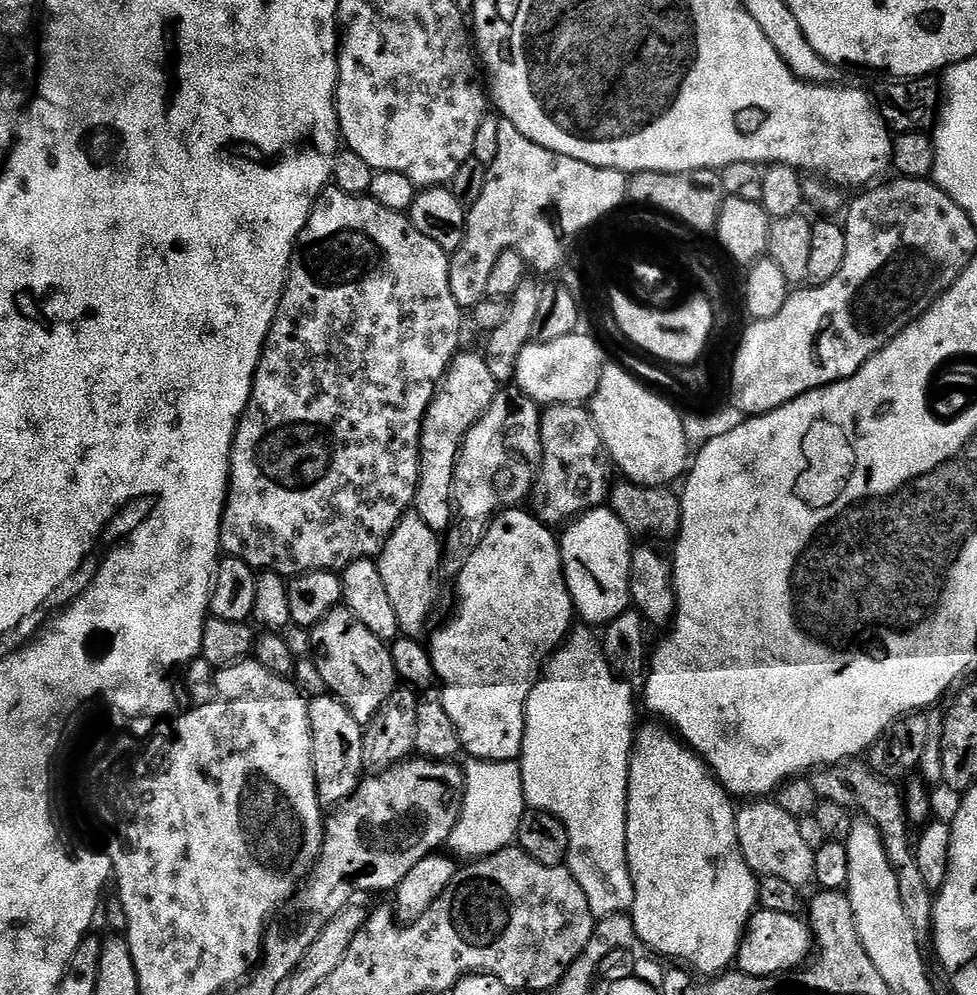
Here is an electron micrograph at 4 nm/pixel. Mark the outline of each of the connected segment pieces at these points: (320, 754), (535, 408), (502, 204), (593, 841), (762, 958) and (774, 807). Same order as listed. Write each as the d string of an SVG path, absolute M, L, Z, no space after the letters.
M317 694L308 700L312 735L312 769L321 805L339 806L349 799L365 775L364 728L344 703L331 694Z
M508 387L505 392L504 389L497 391L492 405L465 434L460 457L456 459L452 498L458 509L458 522L453 523L446 533L446 543L442 548L442 564L445 569L463 568L470 553L484 537L484 531L492 523L493 516L506 508L523 505L536 483L542 448L542 408L519 388Z
M501 119L500 125L498 126L498 154L494 154L494 162L487 165L485 185L482 187L482 194L480 194L478 200L467 209L468 225L464 228L464 241L462 242L462 246L458 246L458 250L451 253L448 261L450 291L454 294L454 302L458 302L461 310L471 310L475 308L481 300L487 297L486 282L490 282L490 270L494 268L494 262L498 260L498 254L502 254L503 252L517 252L531 271L532 268L536 272L554 271L555 268L563 262L564 255L570 252L570 246L568 250L568 239L570 239L571 236L579 237L586 230L584 224L588 224L589 220L595 220L596 217L615 213L627 200L628 176L625 175L625 173L614 170L613 168L590 166L586 162L575 160L569 156L563 156L554 150L546 150L542 146L530 142L530 138L526 138L526 134L522 134L522 130L518 130L518 126L514 126L508 120Z
M576 626L568 634L568 639L548 657L542 671L530 690L528 705L524 711L524 741L520 751L519 765L524 783L524 803L529 809L537 812L549 812L554 818L566 826L568 835L568 859L566 867L574 874L578 886L582 886L582 894L586 894L586 902L590 902L590 910L593 916L603 918L605 916L619 916L631 913L634 906L634 882L628 869L628 855L626 854L626 814L628 813L628 765L632 755L634 743L634 725L636 720L636 708L632 705L632 688L627 679L621 678L613 672L606 662L602 651L601 641L591 627Z
M757 910L748 919L734 964L748 976L778 976L781 972L794 972L807 965L813 952L812 929L799 915Z
M760 798L748 802L736 813L736 829L738 842L744 855L744 860L756 873L757 877L782 878L797 886L812 884L814 880L814 862L816 854L806 846L802 839L802 830L797 817L786 814L782 806L768 798Z

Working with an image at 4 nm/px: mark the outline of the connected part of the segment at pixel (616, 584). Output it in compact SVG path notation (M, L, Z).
M611 507L591 508L577 516L559 533L558 539L575 615L579 619L581 616L585 625L606 626L629 611L628 579L634 540L624 523L612 513Z

